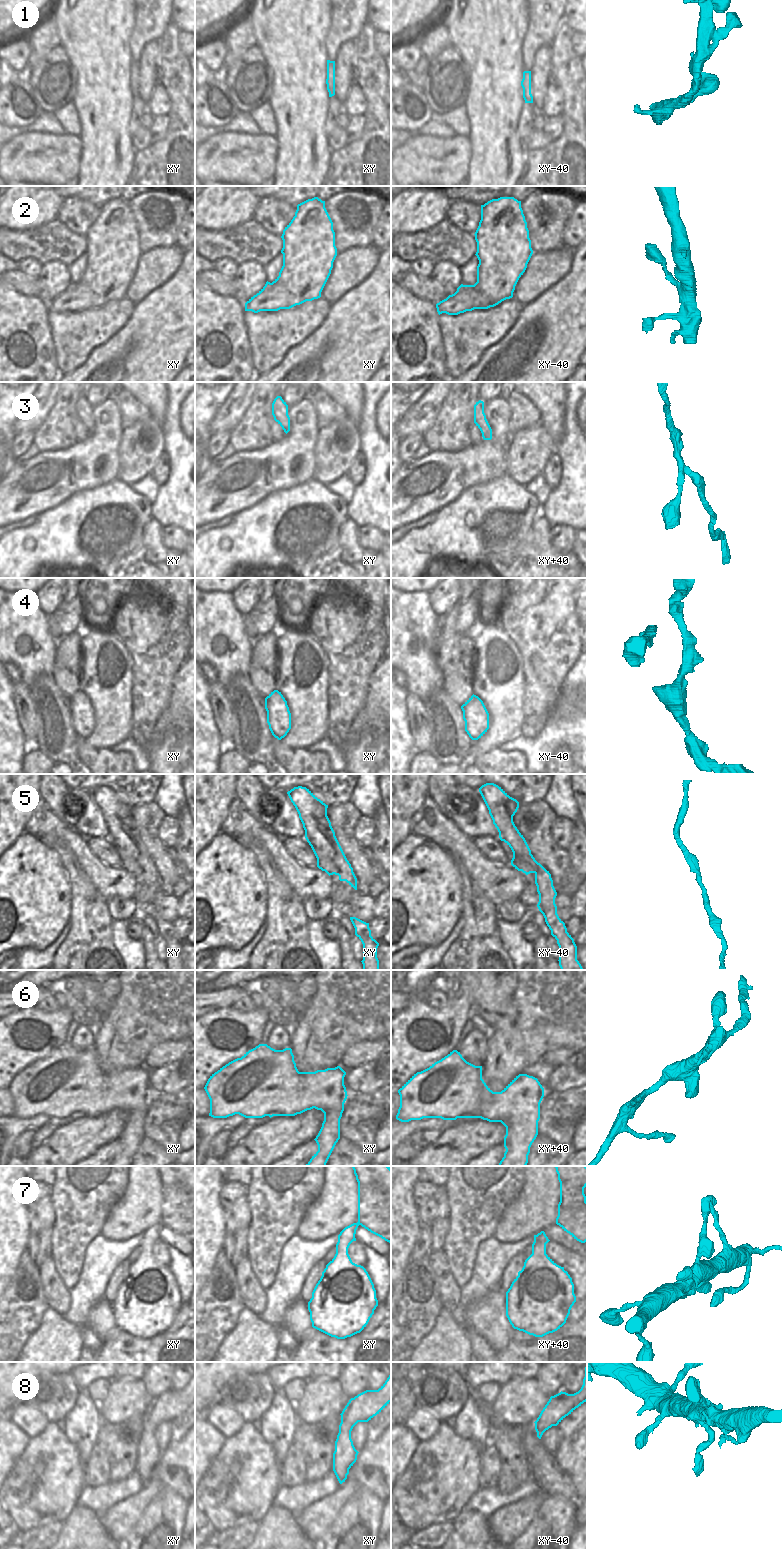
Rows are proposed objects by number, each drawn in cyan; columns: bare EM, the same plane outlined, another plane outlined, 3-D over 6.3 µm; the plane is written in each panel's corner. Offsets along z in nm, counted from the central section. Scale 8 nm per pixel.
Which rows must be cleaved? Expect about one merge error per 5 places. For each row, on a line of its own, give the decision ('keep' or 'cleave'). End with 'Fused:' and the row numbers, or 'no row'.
1: keep
2: keep
3: keep
4: keep
5: keep
6: keep
7: keep
8: keep
Fused: no row

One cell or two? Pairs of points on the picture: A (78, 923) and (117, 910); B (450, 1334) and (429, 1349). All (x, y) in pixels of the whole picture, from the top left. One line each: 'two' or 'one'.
A: two
B: one

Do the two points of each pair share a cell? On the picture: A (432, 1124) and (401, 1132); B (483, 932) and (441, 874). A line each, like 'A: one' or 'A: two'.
A: one
B: two

